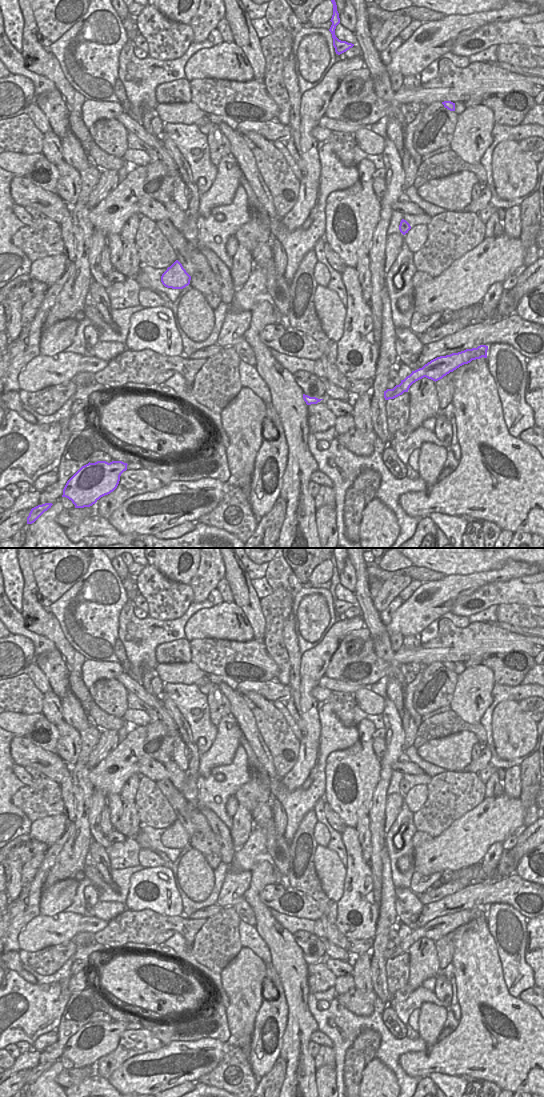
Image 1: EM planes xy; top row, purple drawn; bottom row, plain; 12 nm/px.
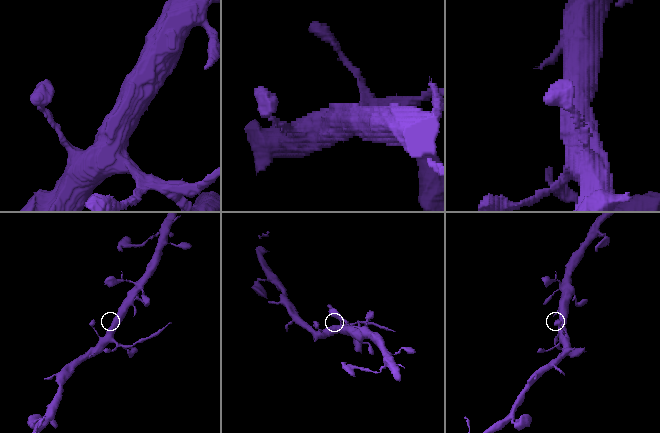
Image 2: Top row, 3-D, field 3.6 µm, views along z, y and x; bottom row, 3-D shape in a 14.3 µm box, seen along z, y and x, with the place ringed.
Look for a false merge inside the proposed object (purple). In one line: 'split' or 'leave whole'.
split

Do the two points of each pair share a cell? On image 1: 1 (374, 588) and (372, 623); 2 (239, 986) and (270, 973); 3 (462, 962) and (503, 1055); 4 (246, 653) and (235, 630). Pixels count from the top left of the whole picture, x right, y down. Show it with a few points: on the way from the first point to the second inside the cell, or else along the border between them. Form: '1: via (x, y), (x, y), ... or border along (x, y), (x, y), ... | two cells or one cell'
1: border along (368, 578), (368, 591), (373, 598) | two cells
2: border along (265, 964), (265, 977), (261, 992), (262, 998) | two cells
3: via (477, 985), (478, 1012), (481, 1023), (489, 1035) | one cell
4: border along (217, 638), (225, 640), (252, 640) | two cells

